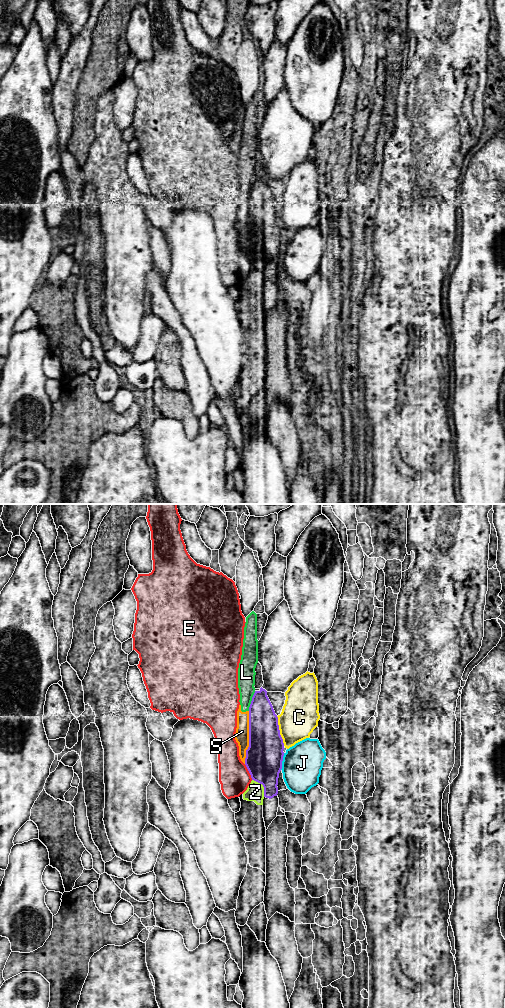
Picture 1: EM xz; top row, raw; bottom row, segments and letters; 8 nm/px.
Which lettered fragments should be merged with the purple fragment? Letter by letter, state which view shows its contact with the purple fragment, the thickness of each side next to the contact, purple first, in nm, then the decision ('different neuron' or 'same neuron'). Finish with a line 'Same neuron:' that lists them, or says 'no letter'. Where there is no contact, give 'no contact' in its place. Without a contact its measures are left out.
C: meets purple in xz; 300 nm thick on the purple side, 300 nm on the other; different neuron
E: meets purple in xz; 300 nm thick on the purple side, 260 nm on the other; different neuron
J: meets purple in xz; 300 nm thick on the purple side, 320 nm on the other; different neuron
L: meets purple in xz; 240 nm thick on the purple side, 140 nm on the other; different neuron
S: meets purple in xz; 300 nm thick on the purple side, 110 nm on the other; different neuron
Z: meets purple in xz; 300 nm thick on the purple side, 140 nm on the other; different neuron
Same neuron: no letter

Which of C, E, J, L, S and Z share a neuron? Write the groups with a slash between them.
C / E / J / L S Z

